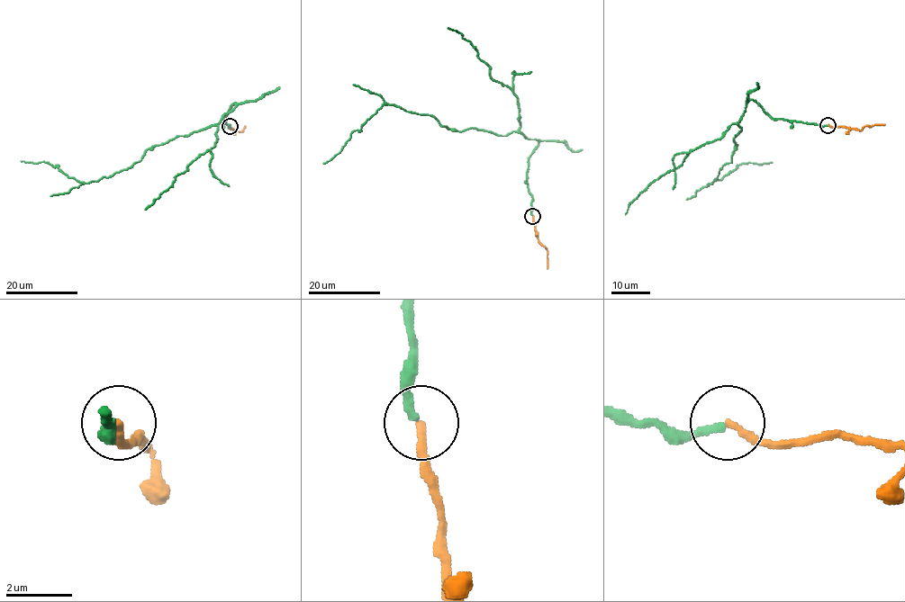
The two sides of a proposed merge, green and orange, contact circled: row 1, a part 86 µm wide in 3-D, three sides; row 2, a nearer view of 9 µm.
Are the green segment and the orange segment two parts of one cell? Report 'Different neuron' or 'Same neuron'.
Same neuron

